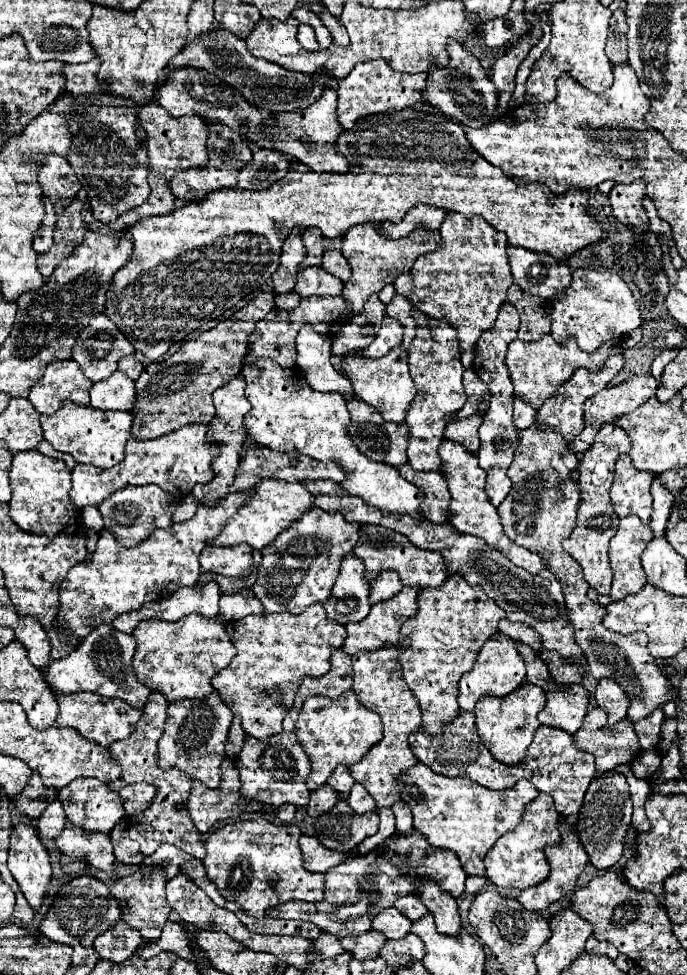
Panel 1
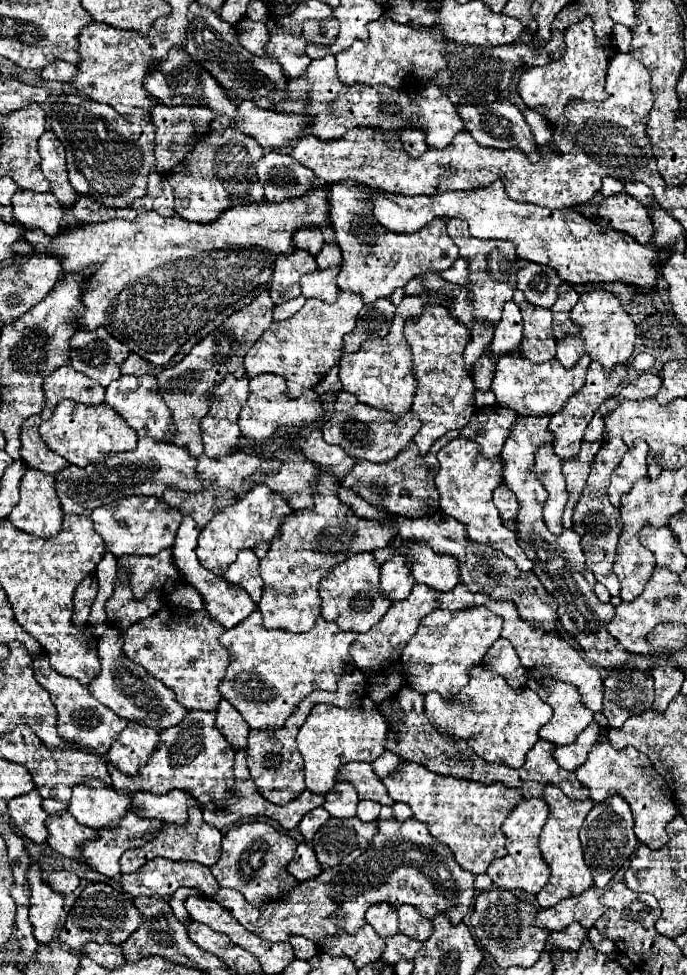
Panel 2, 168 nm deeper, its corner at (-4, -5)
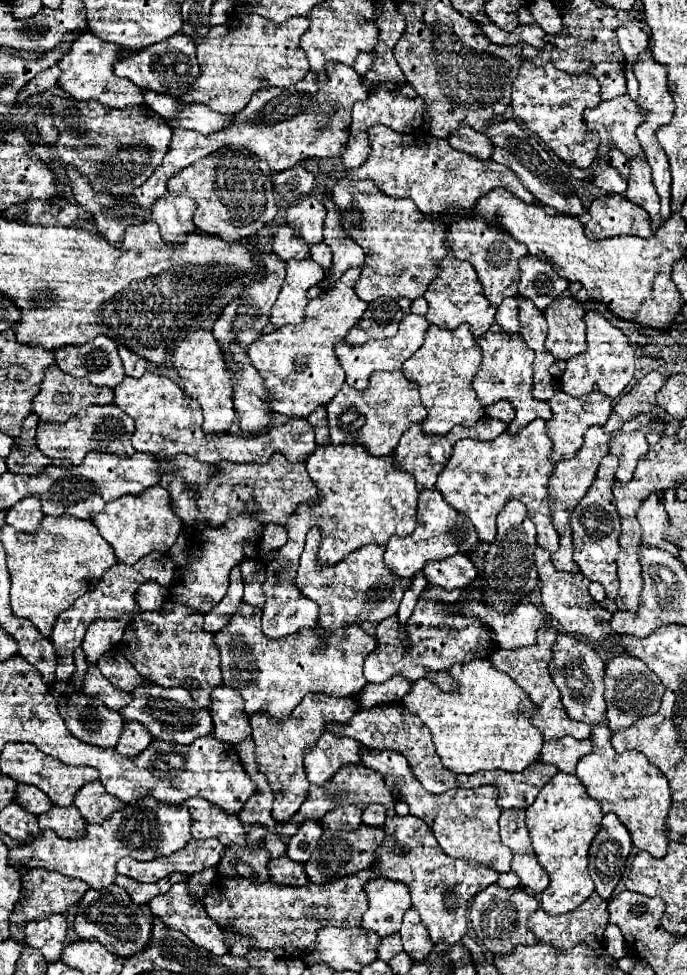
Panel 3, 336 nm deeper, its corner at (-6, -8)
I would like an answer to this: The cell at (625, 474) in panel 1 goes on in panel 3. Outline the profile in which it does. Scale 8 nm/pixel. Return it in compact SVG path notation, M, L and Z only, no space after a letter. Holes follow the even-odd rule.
M617 432L611 436L609 442L609 452L619 458L619 470L617 470L617 480L619 482L629 482L633 478L633 470L639 462L641 456L645 456L649 450L649 442L643 432Z

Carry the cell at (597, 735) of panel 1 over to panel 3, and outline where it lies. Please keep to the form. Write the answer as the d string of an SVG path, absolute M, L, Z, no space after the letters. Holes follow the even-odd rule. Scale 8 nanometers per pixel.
M565 736L561 740L545 742L539 760L557 766L561 772L575 774L575 764L579 762L581 756L589 752L591 752L591 740L575 740Z

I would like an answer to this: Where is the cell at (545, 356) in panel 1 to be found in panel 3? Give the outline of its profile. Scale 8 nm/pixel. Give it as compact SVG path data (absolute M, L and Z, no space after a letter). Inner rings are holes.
M501 400L501 402L497 402L497 404L487 406L487 408L485 408L485 414L487 414L489 418L501 420L501 422L505 422L505 424L511 424L511 420L513 420L513 416L515 416L515 410L513 410L513 406L511 406L509 402Z

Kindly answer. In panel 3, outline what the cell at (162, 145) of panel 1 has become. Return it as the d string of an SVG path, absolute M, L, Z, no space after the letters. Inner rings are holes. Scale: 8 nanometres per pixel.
M237 12L231 14L225 24L213 26L209 30L209 34L197 46L197 62L199 62L201 74L181 96L181 102L201 102L221 114L237 114L243 106L247 106L249 98L257 90L261 90L263 80L269 82L271 86L279 86L279 88L289 88L291 84L296 84L310 70L306 55L299 46L301 34L307 32L307 28L309 28L309 20L303 16L275 24L273 20L267 20L259 14L237 14Z

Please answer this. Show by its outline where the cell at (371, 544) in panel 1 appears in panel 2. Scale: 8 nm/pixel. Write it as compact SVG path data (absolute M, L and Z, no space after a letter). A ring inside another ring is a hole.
M405 543L401 547L387 545L383 549L375 549L373 557L379 565L393 559L395 555L403 555L405 561L411 565L411 575L415 583L429 585L437 591L449 591L459 583L459 567L453 557L443 557L433 553L429 545L419 543Z

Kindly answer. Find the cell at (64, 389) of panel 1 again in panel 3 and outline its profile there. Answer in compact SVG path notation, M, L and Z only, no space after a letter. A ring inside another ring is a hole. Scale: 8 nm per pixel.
M59 366L47 368L47 374L43 376L39 384L39 392L33 396L33 412L41 418L41 422L57 424L67 422L69 416L75 416L81 408L91 404L111 404L113 402L113 390L111 388L95 388L89 380L79 380L73 376L67 376L65 372L59 372Z

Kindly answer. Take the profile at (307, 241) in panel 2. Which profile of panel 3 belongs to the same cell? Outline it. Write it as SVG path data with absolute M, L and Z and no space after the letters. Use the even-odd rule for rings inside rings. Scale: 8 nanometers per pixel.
M307 196L287 208L285 220L293 224L303 236L303 240L313 246L323 240L323 222L325 222L325 206L315 198Z

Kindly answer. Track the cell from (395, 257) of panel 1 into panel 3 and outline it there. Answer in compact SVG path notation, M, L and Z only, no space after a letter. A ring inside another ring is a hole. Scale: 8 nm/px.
M337 180L331 198L341 210L345 232L365 250L363 272L355 284L357 296L365 302L373 302L379 296L393 300L401 296L411 300L423 296L427 284L437 276L437 262L447 254L445 224L431 222L415 208L413 200L391 198L369 180Z

